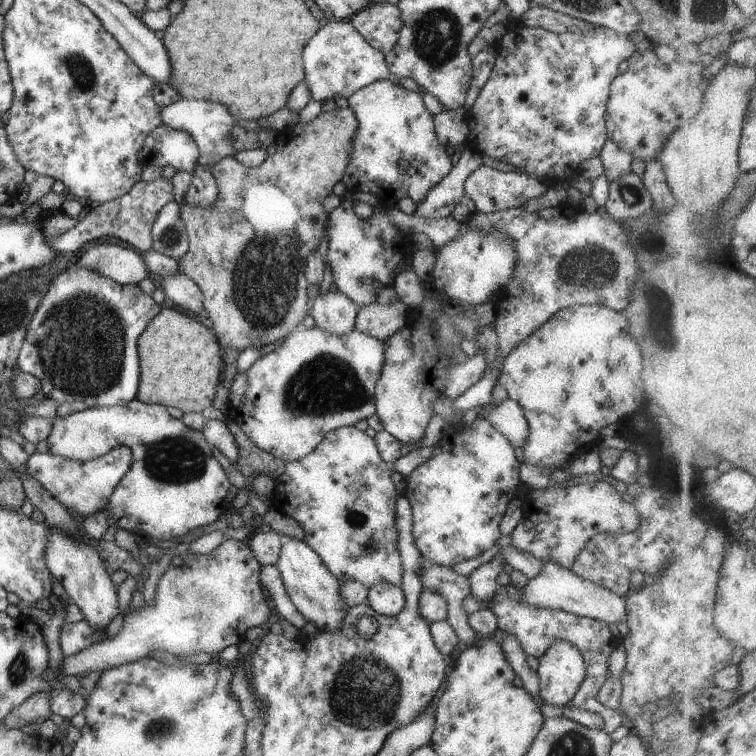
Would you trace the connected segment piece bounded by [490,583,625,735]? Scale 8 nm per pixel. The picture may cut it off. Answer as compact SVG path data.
M510 583L506 586L498 586L492 598L490 610L495 614L498 633L515 636L527 658L538 659L551 646L551 642L555 642L555 640L565 640L565 642L573 644L581 654L585 665L585 678L580 682L573 698L564 705L565 708L581 708L581 710L599 715L603 720L601 730L608 735L620 724L625 724L619 711L604 707L596 699L597 691L609 675L609 672L607 672L607 656L611 654L615 646L615 639L609 633L609 626L606 622L580 617L562 610L529 606L529 604L521 602L521 592Z

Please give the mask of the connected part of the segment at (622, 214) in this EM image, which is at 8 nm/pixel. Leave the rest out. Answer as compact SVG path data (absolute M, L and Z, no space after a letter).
M629 172L608 183L608 196L603 208L614 220L637 218L652 206L651 191L644 187L641 177Z

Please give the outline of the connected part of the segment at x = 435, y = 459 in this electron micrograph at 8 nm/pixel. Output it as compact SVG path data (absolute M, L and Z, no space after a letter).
M475 418L465 428L448 425L439 440L431 447L427 460L419 464L405 479L404 497L409 501L412 514L411 534L422 558L437 566L452 566L489 549L500 536L501 517L512 499L517 499L522 489L519 480L520 463L515 458L514 447L497 432L485 418Z

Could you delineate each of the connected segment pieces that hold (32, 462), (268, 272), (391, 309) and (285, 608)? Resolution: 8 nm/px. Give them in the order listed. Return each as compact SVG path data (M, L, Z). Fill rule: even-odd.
M115 447L93 460L77 462L67 460L53 454L37 453L29 455L25 461L25 472L39 482L39 486L57 500L63 508L77 512L81 518L87 518L89 514L95 514L103 508L107 508L107 500L113 492L113 488L121 477L127 472L131 464L131 454L126 447Z
M348 106L320 112L307 124L298 122L283 128L273 141L275 152L255 168L239 164L232 155L214 162L210 171L216 180L217 196L211 208L201 210L191 204L180 205L179 218L187 232L188 247L187 254L177 260L177 266L201 290L203 314L211 320L221 350L231 348L240 353L245 348L260 349L280 337L285 338L308 315L305 256L319 246L327 220L321 202L342 177L355 130L357 119Z
M400 300L385 305L375 301L358 307L354 329L377 340L386 340L405 324L407 307Z
M260 565L259 580L263 590L266 590L269 598L271 598L273 608L277 610L279 615L291 626L295 626L297 630L303 628L307 621L289 600L276 565Z

